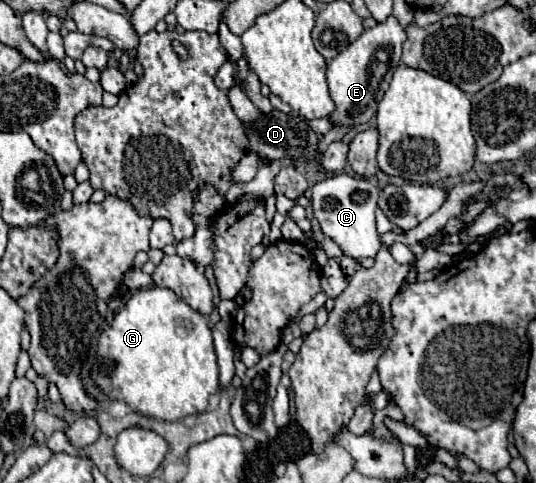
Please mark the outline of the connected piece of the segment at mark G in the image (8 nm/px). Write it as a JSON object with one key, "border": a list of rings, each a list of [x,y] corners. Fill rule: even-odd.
{"border":[[[152,286],[138,290],[114,316],[112,324],[100,332],[90,378],[110,400],[120,400],[144,416],[172,422],[190,414],[200,414],[208,408],[210,394],[218,392],[218,364],[208,322],[168,288]]]}

